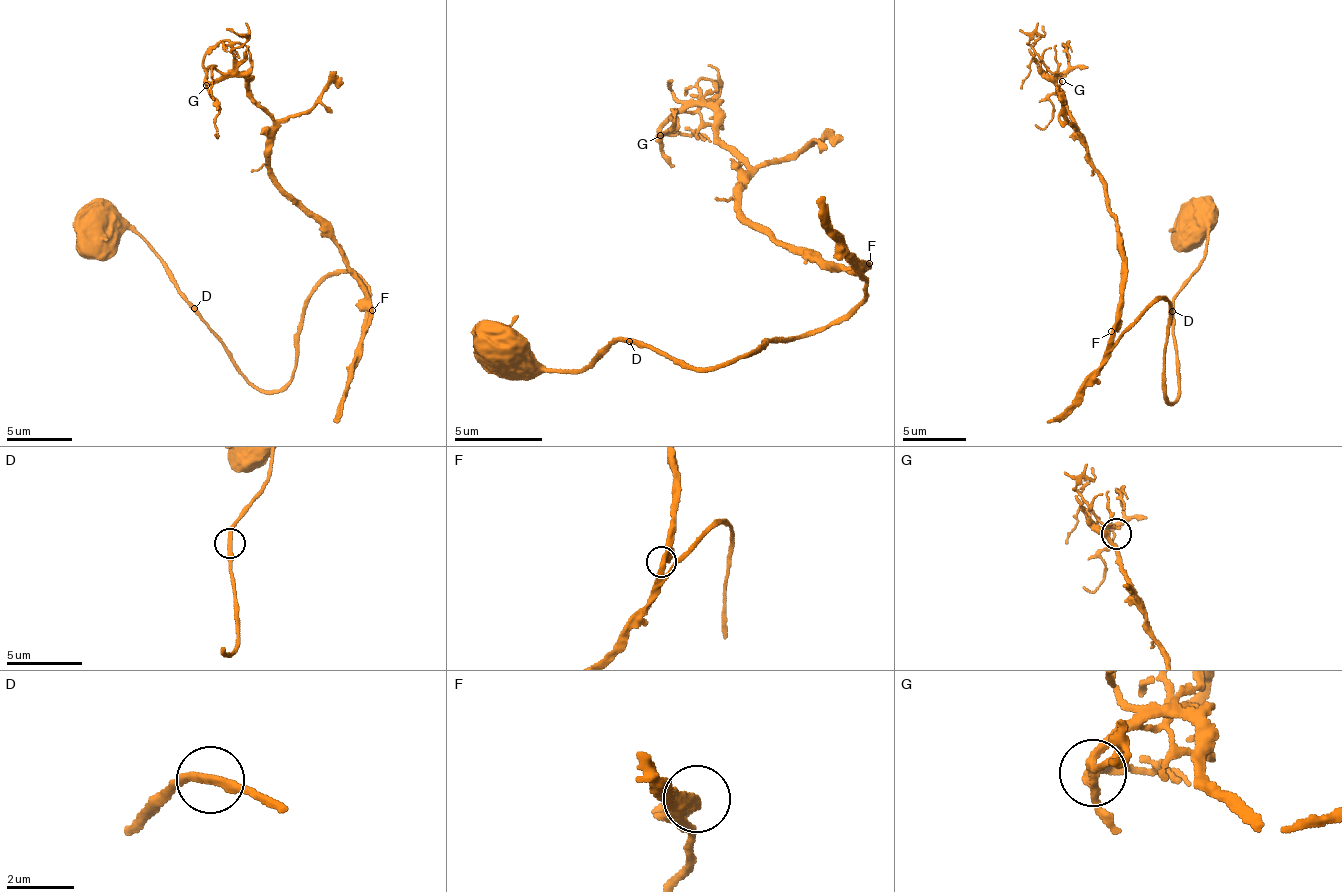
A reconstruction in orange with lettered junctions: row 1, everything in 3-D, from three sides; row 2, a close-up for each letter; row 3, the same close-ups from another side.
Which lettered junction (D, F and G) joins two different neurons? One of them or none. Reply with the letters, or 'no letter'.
no letter

